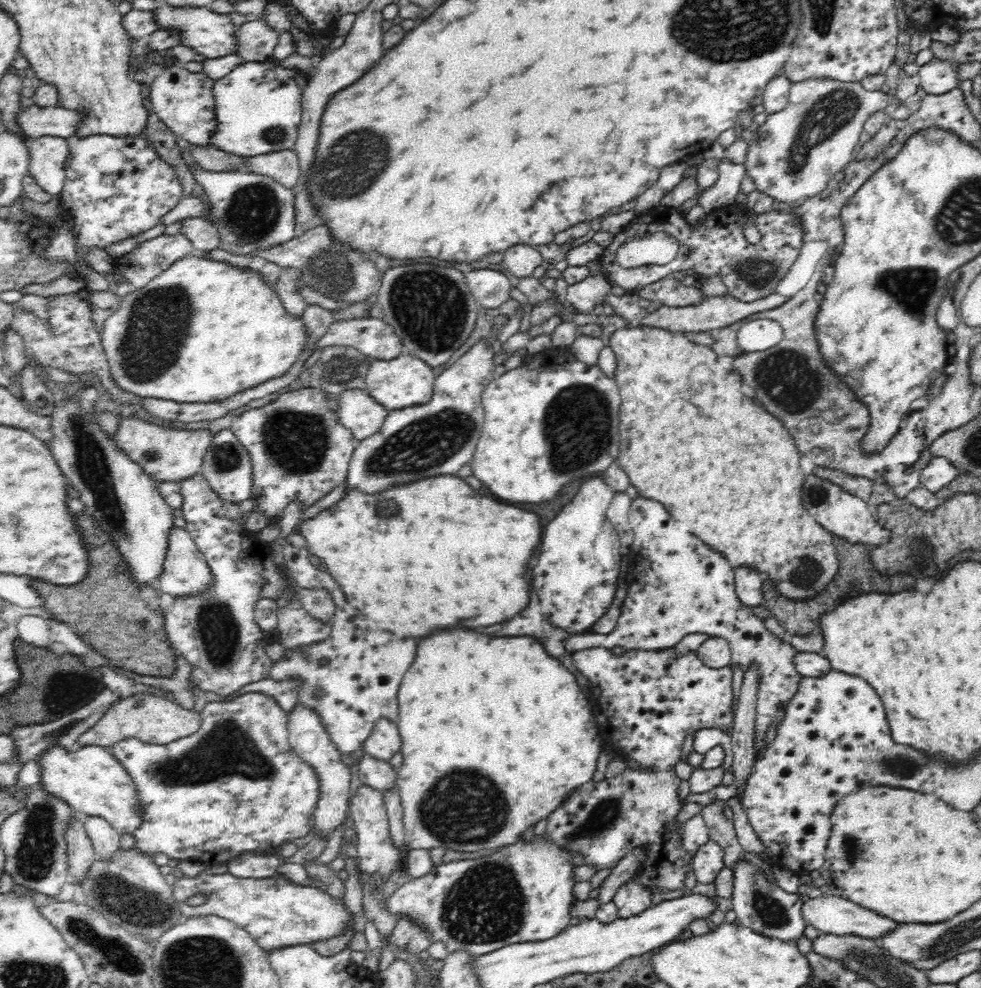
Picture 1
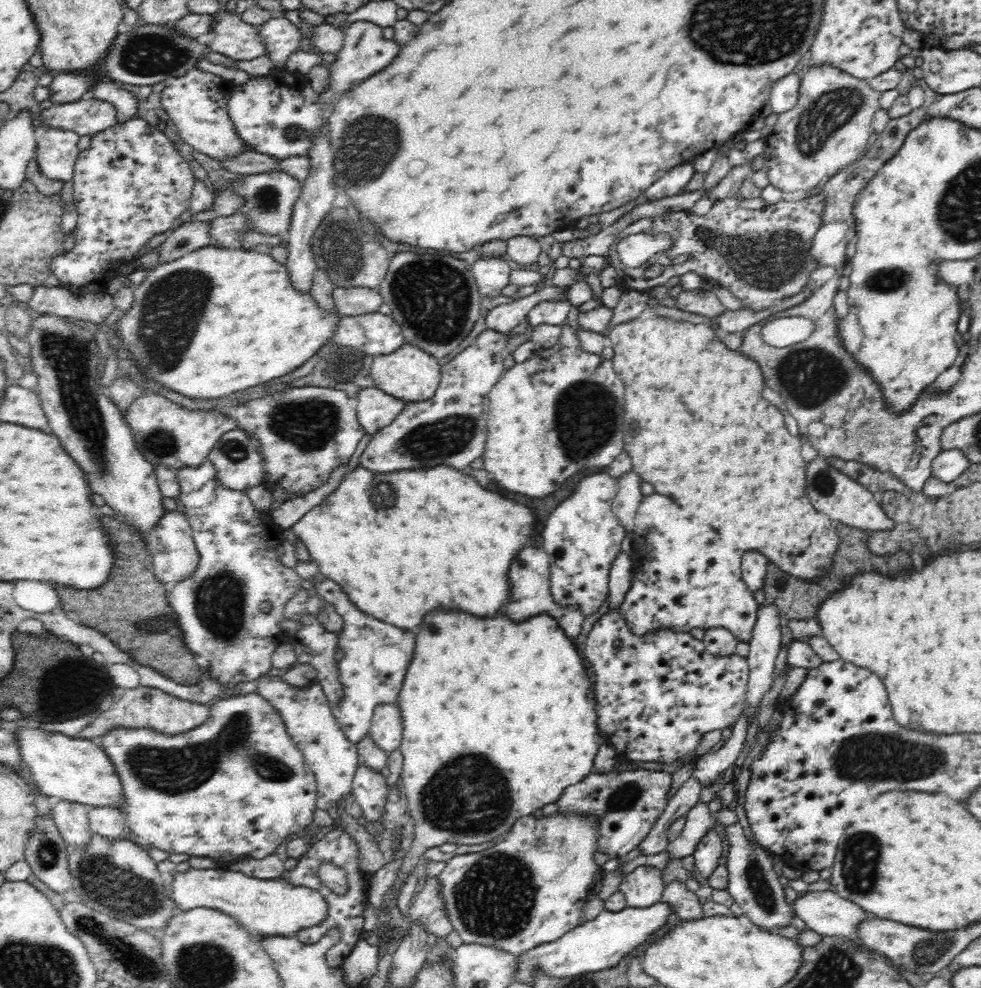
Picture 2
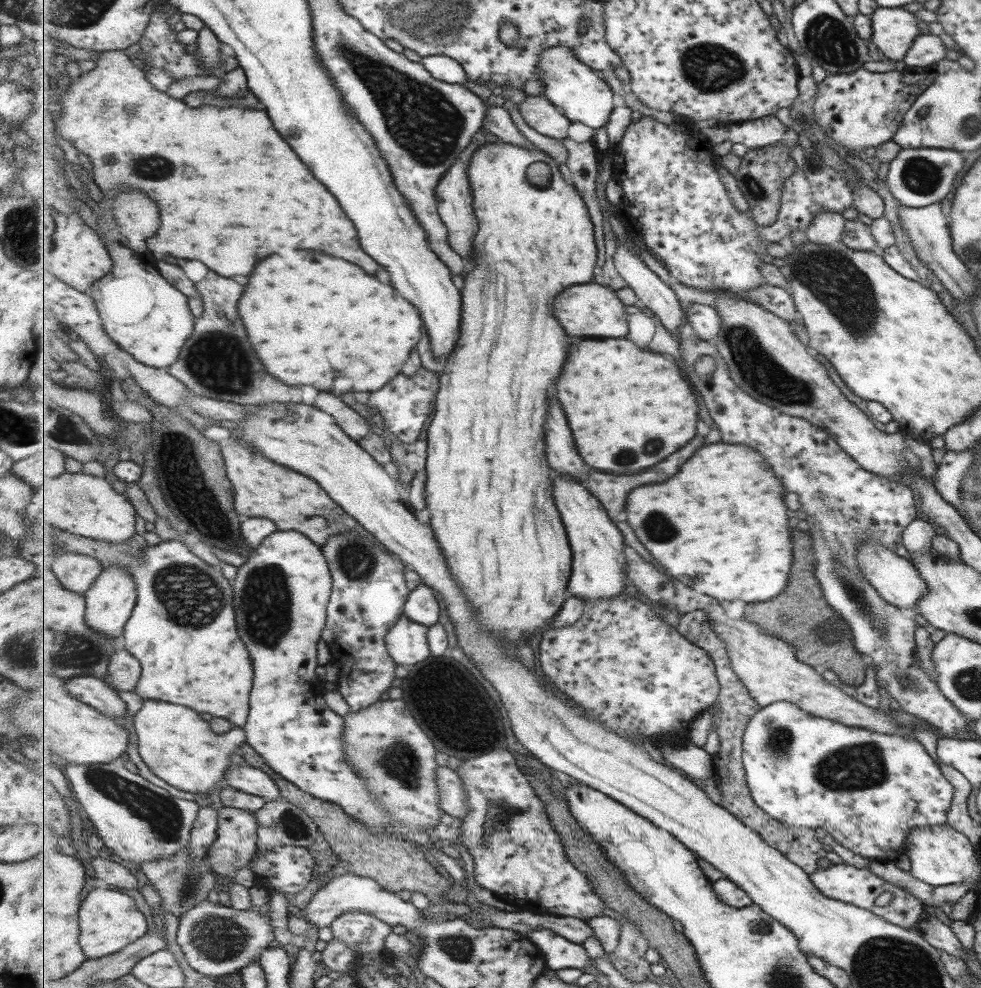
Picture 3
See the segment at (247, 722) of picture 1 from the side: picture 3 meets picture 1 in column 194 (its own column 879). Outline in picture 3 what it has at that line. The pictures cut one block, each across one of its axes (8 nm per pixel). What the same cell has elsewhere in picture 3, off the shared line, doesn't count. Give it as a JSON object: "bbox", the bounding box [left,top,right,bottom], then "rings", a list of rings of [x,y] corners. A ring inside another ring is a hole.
{"bbox":[744,701,953,862],"rings":[[[787,701],[763,707],[753,716],[744,734],[744,767],[753,800],[764,812],[778,821],[797,828],[823,828],[839,846],[850,850],[853,854],[859,854],[864,859],[875,859],[880,862],[883,858],[889,858],[891,851],[897,854],[903,852],[903,842],[905,837],[911,833],[912,828],[944,824],[953,794],[953,788],[944,773],[940,771],[938,764],[925,753],[923,746],[909,735],[881,734],[863,727],[845,726],[844,723],[835,722],[832,719],[813,716],[801,710],[796,704]]]}

